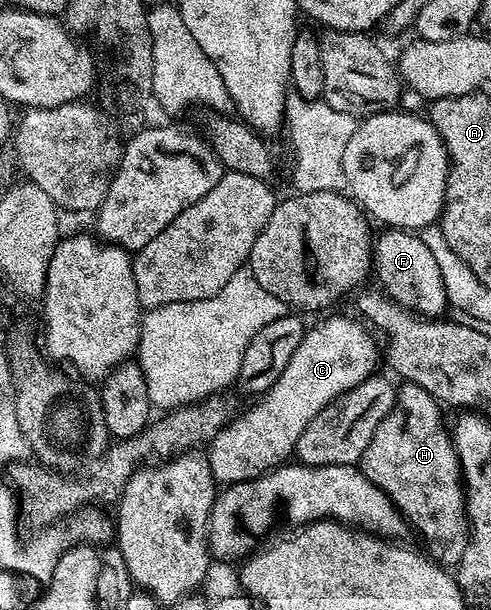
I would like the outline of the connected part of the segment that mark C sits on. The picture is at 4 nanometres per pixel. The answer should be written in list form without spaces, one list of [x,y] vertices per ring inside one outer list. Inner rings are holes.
[[[336,313],[333,317],[324,317],[316,326],[305,332],[302,343],[298,343],[298,351],[290,355],[290,363],[282,370],[282,375],[273,383],[268,392],[259,398],[257,405],[252,405],[240,418],[229,420],[224,428],[219,429],[207,442],[206,452],[208,462],[212,468],[214,479],[224,487],[235,485],[238,481],[246,481],[255,477],[261,471],[267,471],[281,463],[287,462],[293,456],[298,435],[306,431],[306,427],[336,397],[342,396],[346,391],[358,387],[368,376],[369,370],[364,370],[364,357],[372,353],[371,332],[364,333],[366,325],[359,316],[343,317]]]

